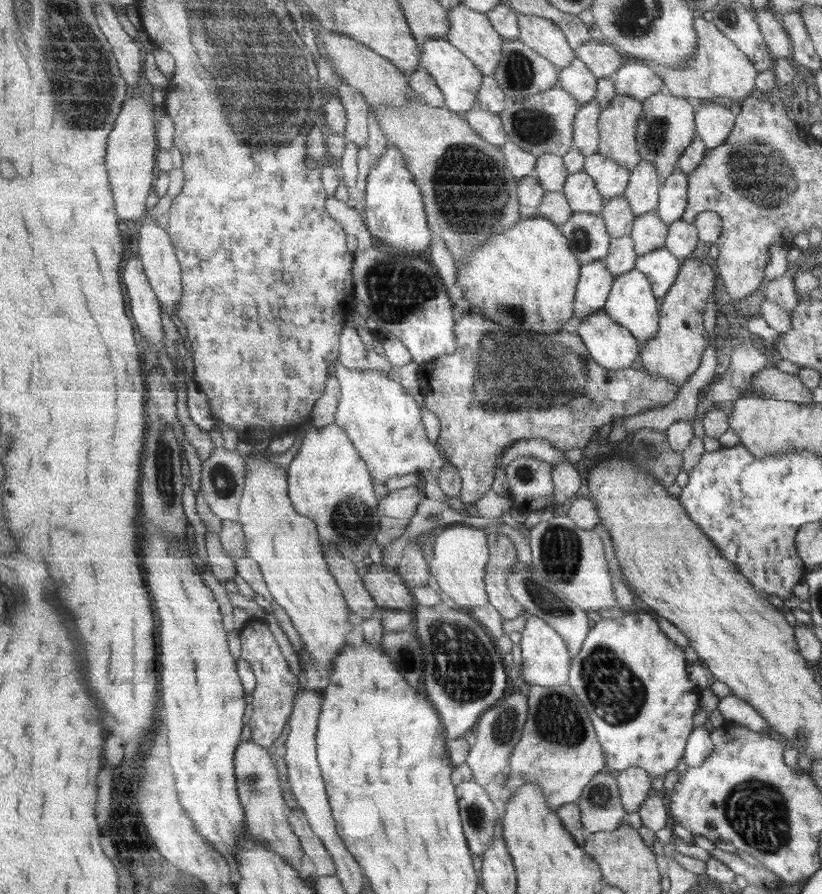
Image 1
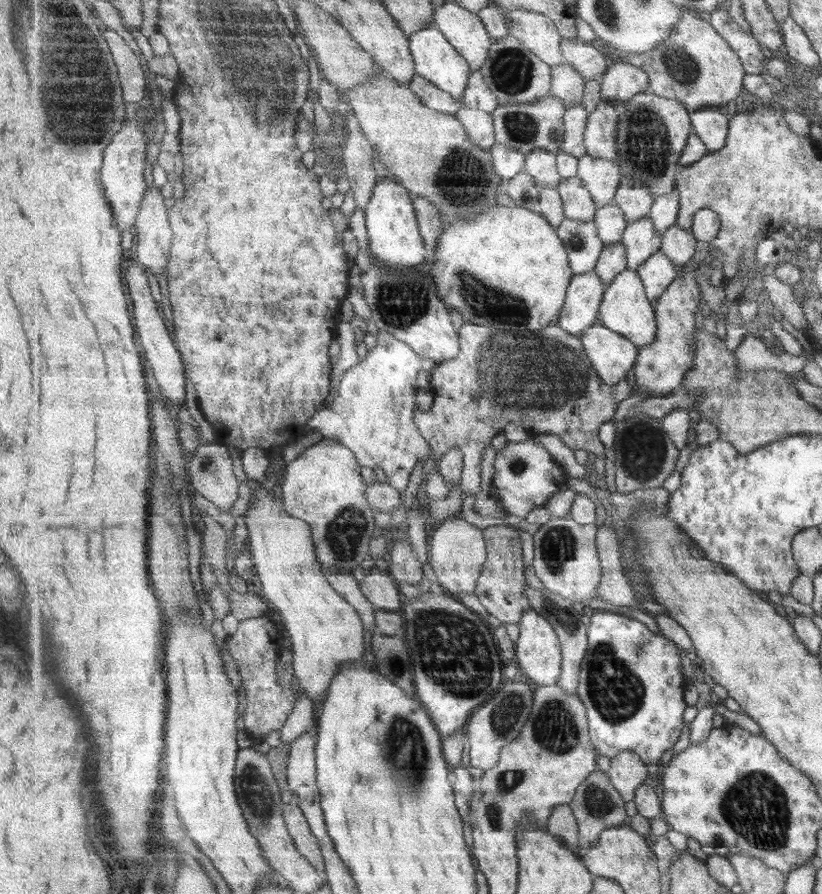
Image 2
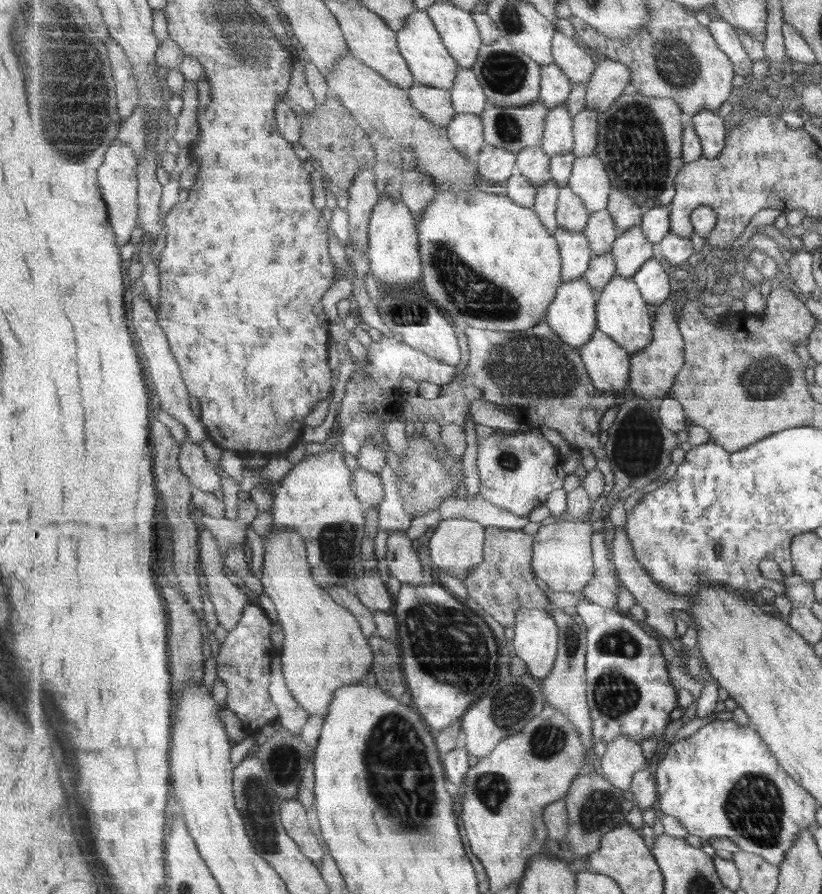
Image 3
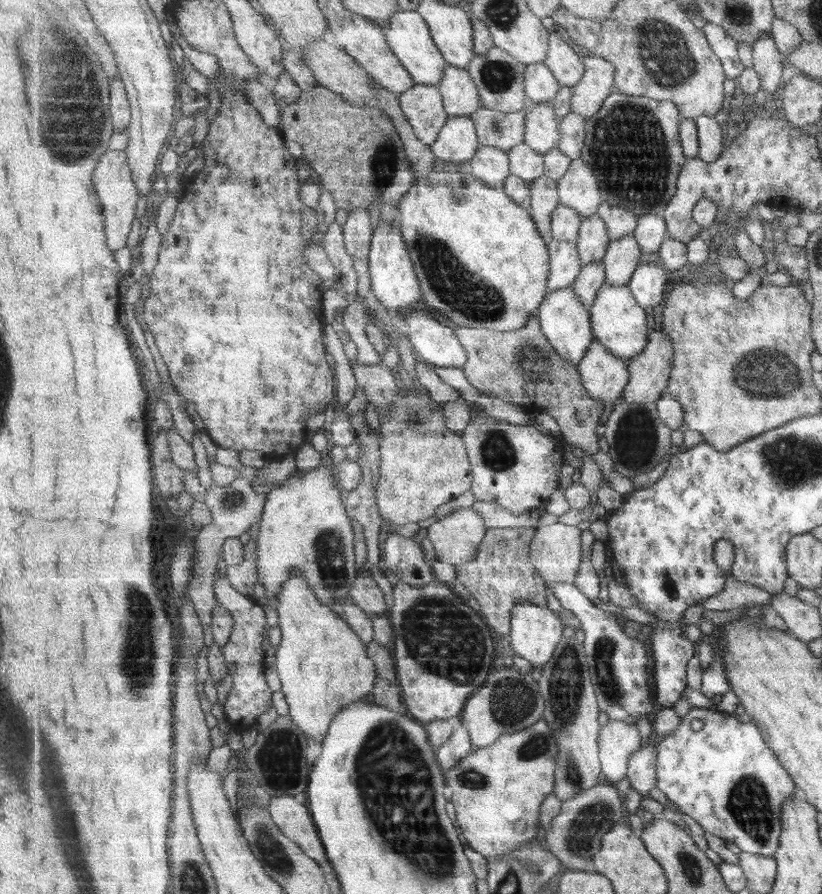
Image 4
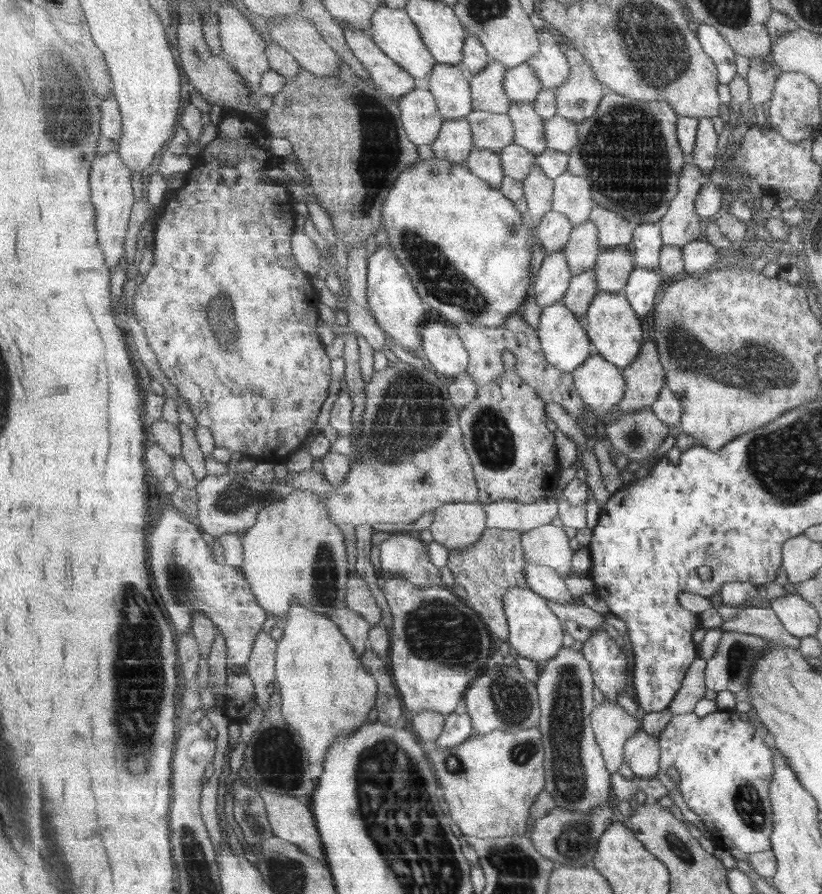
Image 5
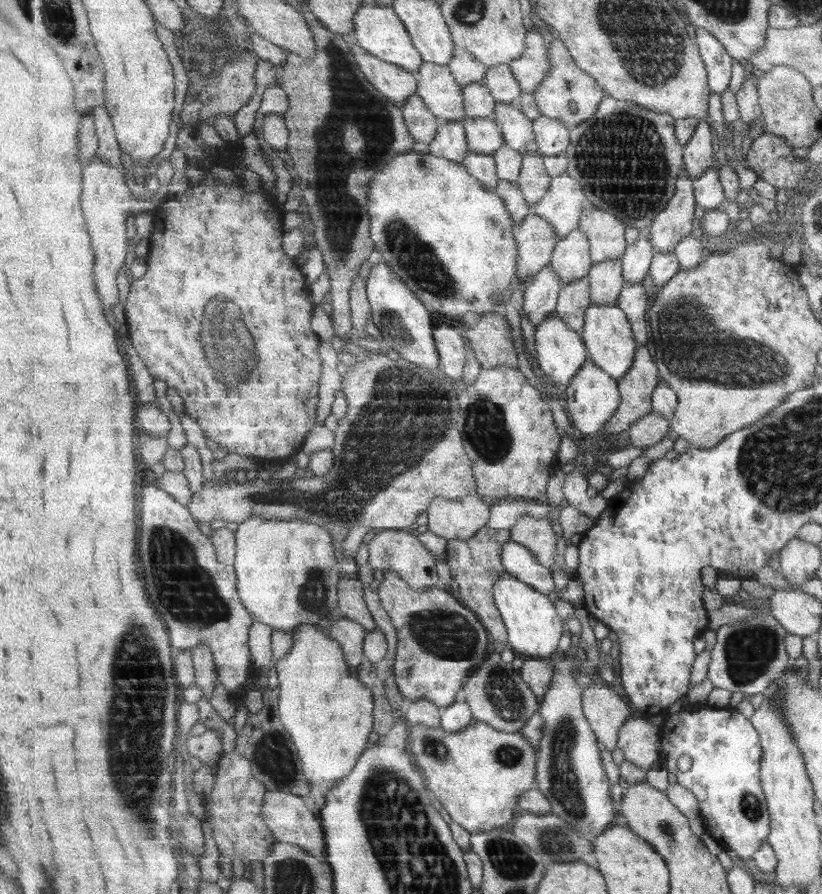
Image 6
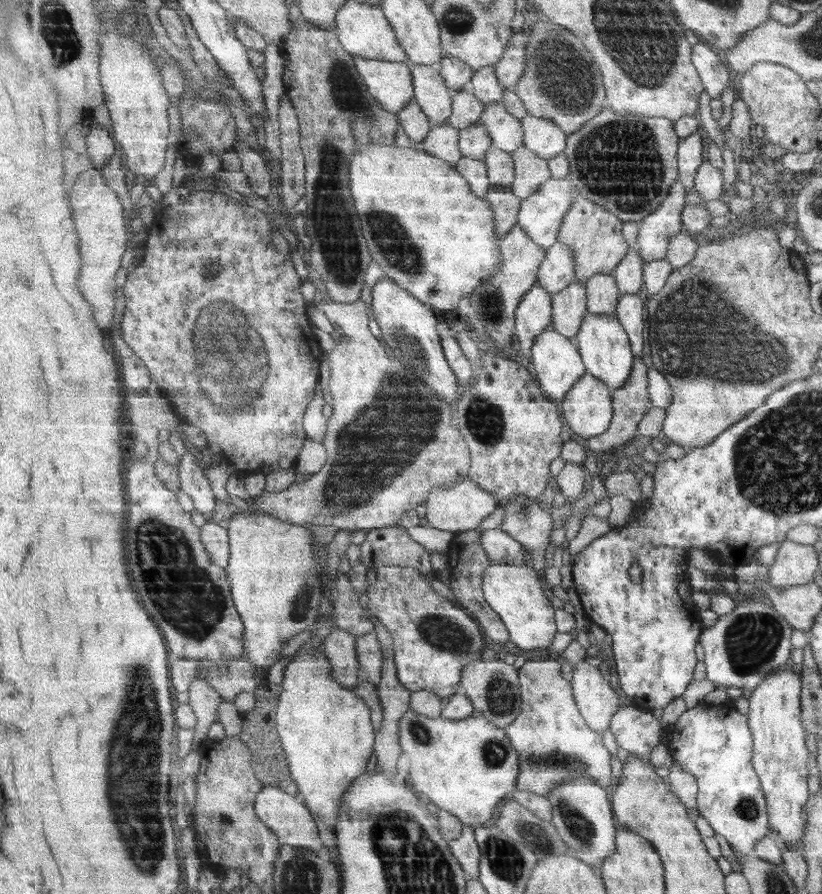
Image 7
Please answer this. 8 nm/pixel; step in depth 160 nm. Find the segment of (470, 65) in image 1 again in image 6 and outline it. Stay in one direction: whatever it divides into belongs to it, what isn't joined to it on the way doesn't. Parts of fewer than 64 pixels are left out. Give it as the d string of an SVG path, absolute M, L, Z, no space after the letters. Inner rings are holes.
M367 1L354 18L353 36L357 46L363 47L368 53L381 58L381 60L392 62L397 66L405 67L409 72L417 75L424 58L420 50L415 47L409 32L405 30L405 23L392 7L383 7Z

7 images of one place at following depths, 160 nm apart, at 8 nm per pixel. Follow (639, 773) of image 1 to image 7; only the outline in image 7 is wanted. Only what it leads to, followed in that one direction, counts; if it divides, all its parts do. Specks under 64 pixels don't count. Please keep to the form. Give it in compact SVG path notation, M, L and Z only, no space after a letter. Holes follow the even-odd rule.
M582 659L573 665L572 689L581 714L597 732L610 731L613 715L619 708L619 696L611 688L604 667L595 667Z

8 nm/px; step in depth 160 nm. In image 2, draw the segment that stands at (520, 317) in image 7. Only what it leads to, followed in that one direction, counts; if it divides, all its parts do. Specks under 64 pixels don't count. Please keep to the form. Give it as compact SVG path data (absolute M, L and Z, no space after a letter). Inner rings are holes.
M567 219L556 231L568 251L574 274L588 273L596 268L606 246L594 220L583 222Z

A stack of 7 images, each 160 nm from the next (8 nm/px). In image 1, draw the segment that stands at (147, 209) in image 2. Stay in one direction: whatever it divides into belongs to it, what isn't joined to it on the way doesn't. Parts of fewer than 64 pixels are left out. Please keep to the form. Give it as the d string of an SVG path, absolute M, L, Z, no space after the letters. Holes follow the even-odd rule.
M148 214L140 222L140 237L138 239L139 258L143 261L147 276L152 284L155 294L160 300L162 312L166 312L168 316L176 314L180 307L181 296L184 293L184 283L182 282L182 268L179 258L175 256L175 246L171 242L169 231L158 225L158 218Z

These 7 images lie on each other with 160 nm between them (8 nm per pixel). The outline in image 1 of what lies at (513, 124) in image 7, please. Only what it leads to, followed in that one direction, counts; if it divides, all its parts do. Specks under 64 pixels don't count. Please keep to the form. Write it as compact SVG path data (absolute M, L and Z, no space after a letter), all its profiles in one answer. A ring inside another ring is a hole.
M594 99L581 106L574 121L574 142L585 156L597 153L600 145L598 130L602 110L598 105L599 102Z

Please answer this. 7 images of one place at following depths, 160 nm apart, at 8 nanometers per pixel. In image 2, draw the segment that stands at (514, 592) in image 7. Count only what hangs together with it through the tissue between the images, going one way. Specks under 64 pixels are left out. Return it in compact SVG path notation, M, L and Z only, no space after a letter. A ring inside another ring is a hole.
M536 610L525 611L519 624L520 635L515 645L519 673L529 677L536 686L551 686L560 681L562 675L562 646L557 631L544 615Z

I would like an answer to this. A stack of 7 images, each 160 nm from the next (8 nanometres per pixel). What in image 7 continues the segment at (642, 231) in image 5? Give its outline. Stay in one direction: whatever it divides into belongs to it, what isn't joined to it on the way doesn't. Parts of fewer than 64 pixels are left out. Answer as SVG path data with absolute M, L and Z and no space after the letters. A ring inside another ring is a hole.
M631 247L628 256L625 257L614 270L617 286L622 294L642 294L644 286L644 263L637 247Z

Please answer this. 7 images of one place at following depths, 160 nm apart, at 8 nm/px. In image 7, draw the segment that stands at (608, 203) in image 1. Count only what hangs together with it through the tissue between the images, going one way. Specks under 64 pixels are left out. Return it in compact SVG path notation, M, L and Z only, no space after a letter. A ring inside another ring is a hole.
M557 242L546 250L546 257L540 268L538 282L541 283L550 295L561 292L576 278L576 260L574 251L569 250L567 244Z

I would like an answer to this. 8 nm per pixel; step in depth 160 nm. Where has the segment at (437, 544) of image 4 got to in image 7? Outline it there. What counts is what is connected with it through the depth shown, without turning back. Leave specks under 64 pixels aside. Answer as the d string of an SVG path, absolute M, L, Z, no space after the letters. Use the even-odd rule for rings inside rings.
M466 477L451 488L433 489L427 501L426 518L430 527L457 534L479 529L483 520L498 510L501 505L501 500L495 494L481 489L471 478Z

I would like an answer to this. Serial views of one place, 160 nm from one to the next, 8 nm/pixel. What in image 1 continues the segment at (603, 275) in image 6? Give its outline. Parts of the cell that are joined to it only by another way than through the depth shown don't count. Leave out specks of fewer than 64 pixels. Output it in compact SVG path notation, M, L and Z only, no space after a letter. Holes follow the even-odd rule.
M651 211L636 217L630 235L634 240L636 253L643 256L666 247L668 224L663 222L657 211Z

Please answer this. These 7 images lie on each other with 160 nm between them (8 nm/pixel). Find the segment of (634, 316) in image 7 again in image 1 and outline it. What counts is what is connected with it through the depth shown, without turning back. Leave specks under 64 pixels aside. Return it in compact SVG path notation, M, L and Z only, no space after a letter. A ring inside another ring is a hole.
M668 249L649 252L643 256L638 256L636 268L652 282L653 292L657 298L663 298L669 289L676 283L680 273L679 259Z

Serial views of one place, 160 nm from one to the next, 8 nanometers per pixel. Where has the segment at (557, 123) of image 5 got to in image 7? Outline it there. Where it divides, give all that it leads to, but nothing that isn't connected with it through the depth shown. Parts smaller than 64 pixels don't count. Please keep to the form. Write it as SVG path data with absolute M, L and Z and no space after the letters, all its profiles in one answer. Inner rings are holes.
M531 115L520 121L523 125L525 146L546 161L567 148L568 134L553 121Z

